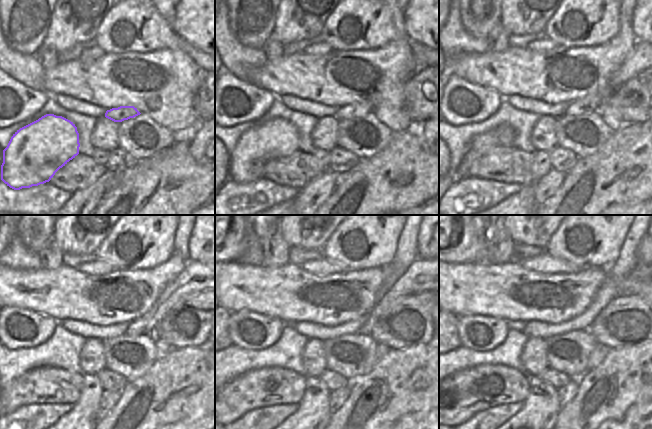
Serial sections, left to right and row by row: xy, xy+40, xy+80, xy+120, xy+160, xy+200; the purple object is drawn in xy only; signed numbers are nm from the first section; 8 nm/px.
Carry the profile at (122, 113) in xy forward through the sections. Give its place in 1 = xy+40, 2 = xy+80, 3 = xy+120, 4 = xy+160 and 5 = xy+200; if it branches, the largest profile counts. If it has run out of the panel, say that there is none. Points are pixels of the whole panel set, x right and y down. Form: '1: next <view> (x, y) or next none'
1: next xy+40 (356, 109)
2: next xy+80 (642, 58)
3: next xy+120 (194, 279)
4: next xy+160 (418, 278)
5: next xy+200 (641, 271)

